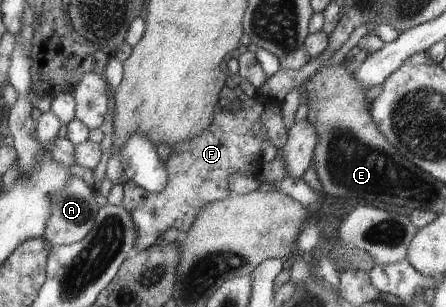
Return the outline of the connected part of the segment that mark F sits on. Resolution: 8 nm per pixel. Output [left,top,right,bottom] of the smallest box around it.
[121,86,287,251]

